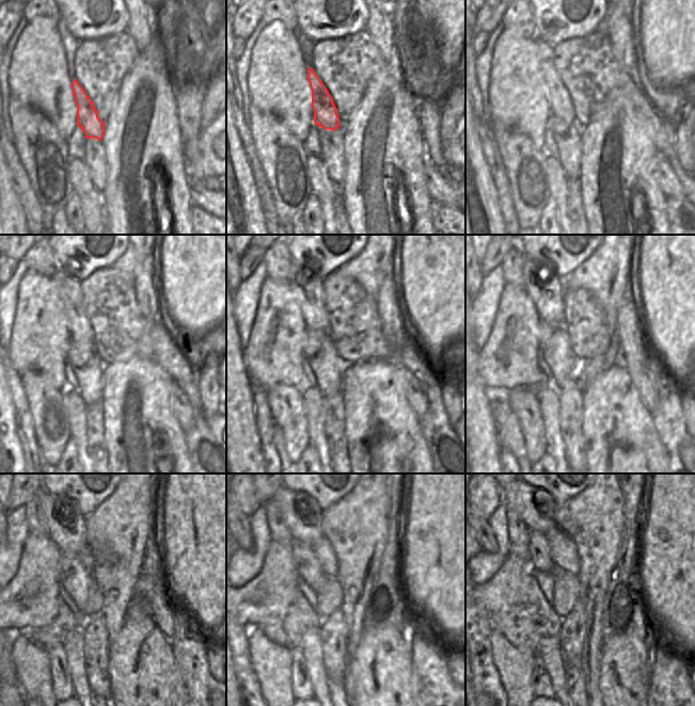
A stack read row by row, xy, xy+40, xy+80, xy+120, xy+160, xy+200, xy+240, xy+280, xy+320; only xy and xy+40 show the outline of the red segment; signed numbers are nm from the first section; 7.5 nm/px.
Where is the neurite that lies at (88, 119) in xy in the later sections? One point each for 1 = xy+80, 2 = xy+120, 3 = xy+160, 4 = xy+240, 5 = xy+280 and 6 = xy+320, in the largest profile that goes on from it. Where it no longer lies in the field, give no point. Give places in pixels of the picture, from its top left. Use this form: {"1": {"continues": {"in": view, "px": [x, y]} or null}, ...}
{"1": {"continues": {"in": "xy+80", "px": [559, 100]}}, "2": {"continues": {"in": "xy+120", "px": [68, 288]}}, "3": {"continues": {"in": "xy+160", "px": [307, 289]}}, "4": {"continues": {"in": "xy+240", "px": [65, 525]}}, "5": {"continues": {"in": "xy+280", "px": [301, 513]}}, "6": {"continues": {"in": "xy+320", "px": [536, 508]}}}

